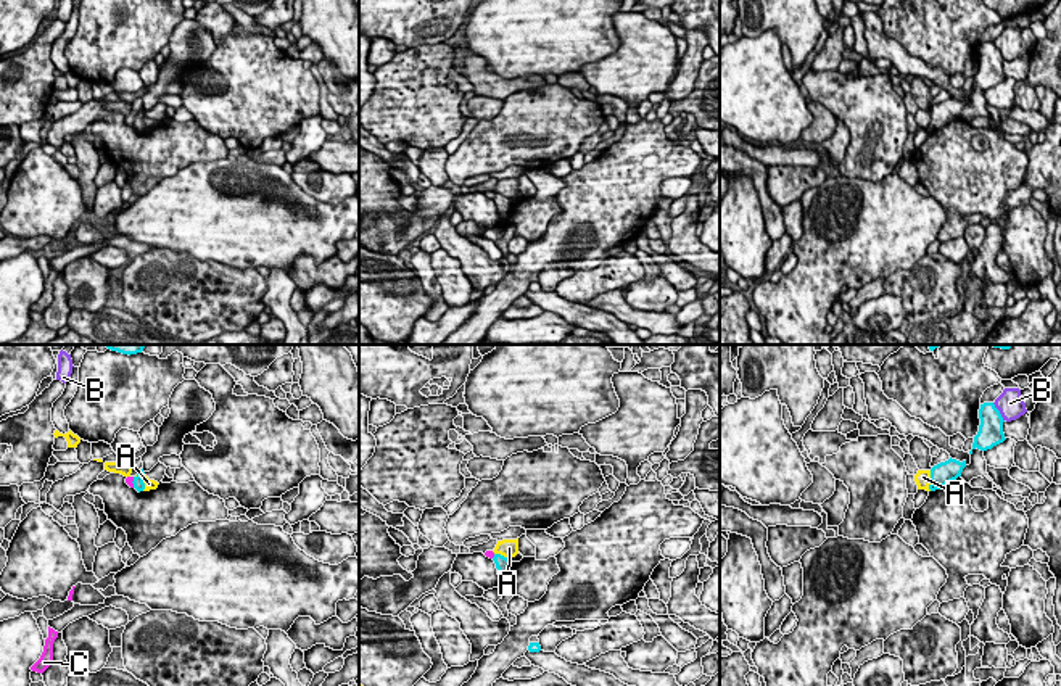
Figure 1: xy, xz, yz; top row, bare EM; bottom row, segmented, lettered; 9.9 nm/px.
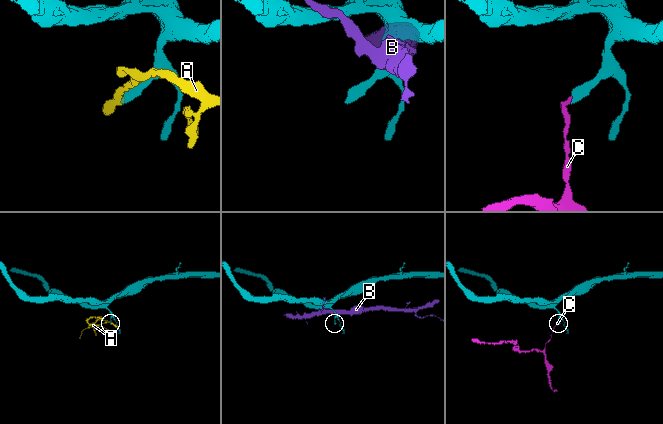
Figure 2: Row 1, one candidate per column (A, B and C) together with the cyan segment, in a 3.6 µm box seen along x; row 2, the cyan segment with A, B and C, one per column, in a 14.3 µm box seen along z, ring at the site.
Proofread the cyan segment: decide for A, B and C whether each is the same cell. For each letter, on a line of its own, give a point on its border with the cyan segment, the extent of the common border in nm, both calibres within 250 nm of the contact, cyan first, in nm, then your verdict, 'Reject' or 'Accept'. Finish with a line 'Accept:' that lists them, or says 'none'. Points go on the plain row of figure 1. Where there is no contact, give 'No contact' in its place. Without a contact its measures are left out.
A: Touches cyan at yz (931, 119). Shared border 200 nm. Thickness 220 nm (cyan) against 160 nm. Reject
B: Touches cyan at yz (999, 52). Shared border 220 nm. Thickness 260 nm (cyan) against 280 nm. Reject
C: Touches cyan at xy (132, 121). Shared border 110 nm. Thickness 120 nm (cyan) against 70 nm. Reject
Accept: none

